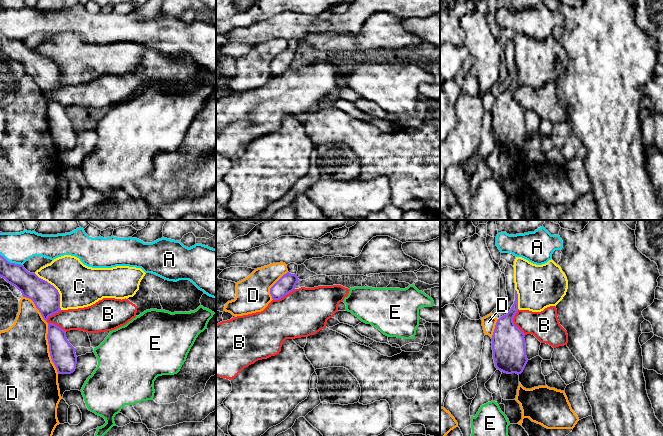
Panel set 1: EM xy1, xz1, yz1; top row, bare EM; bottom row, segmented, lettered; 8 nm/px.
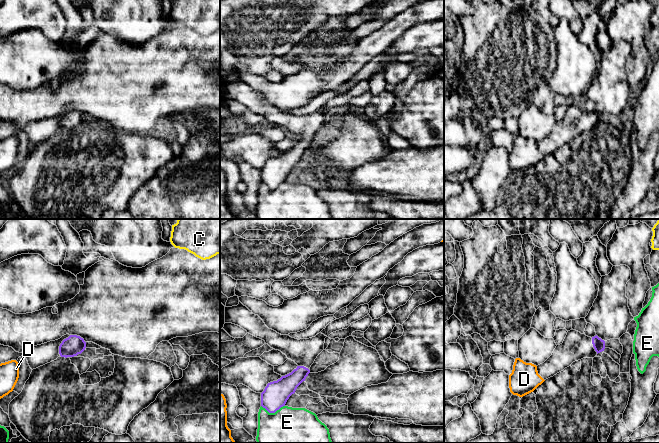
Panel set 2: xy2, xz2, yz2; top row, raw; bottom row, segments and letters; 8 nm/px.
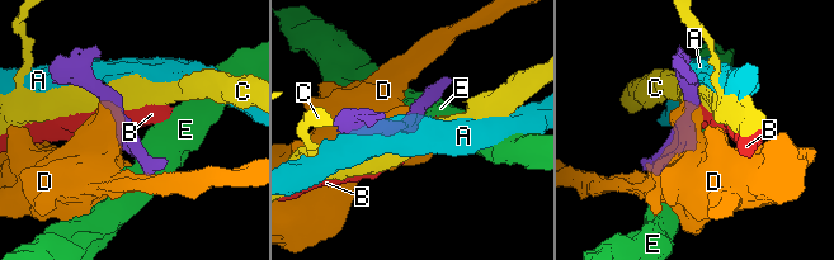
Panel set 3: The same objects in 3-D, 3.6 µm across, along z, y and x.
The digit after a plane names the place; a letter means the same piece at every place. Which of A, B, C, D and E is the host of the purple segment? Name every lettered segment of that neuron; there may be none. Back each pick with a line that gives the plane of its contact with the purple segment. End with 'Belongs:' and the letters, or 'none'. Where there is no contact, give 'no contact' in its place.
Belongs: none

